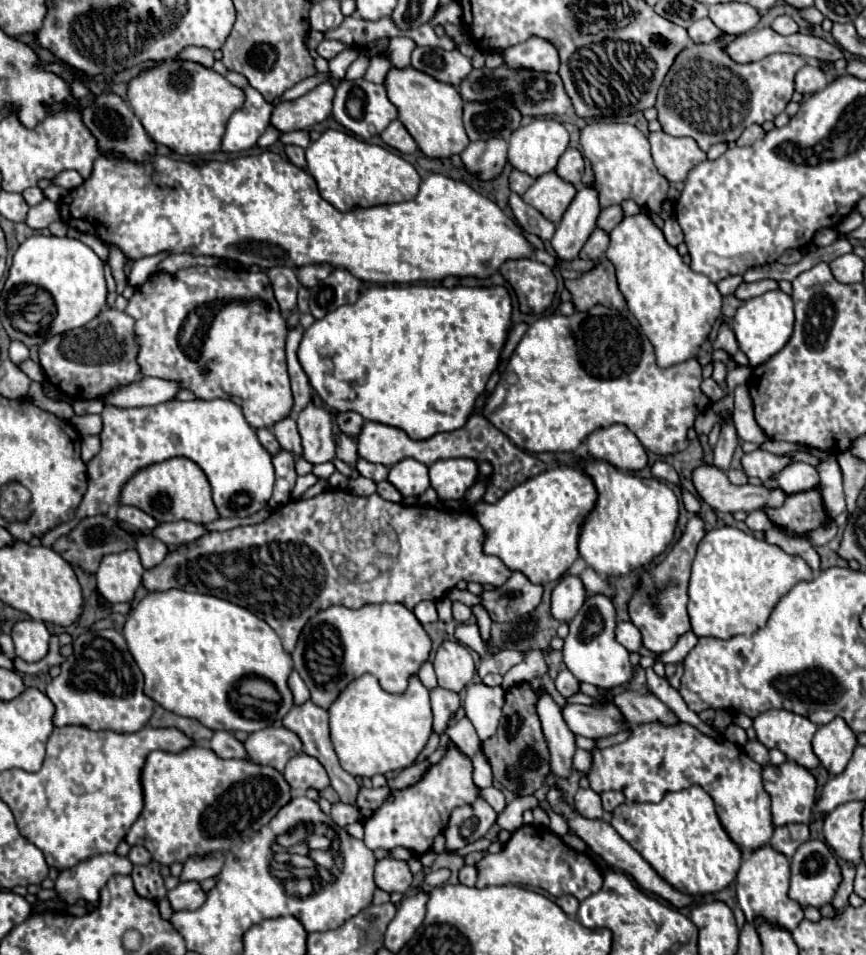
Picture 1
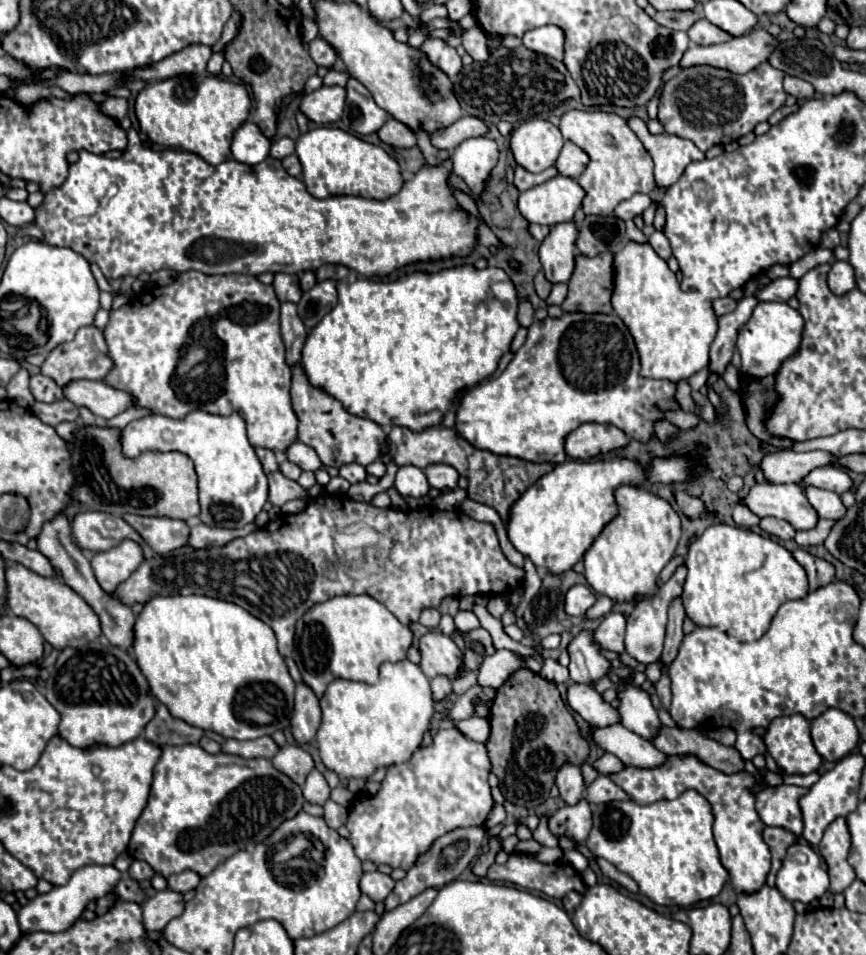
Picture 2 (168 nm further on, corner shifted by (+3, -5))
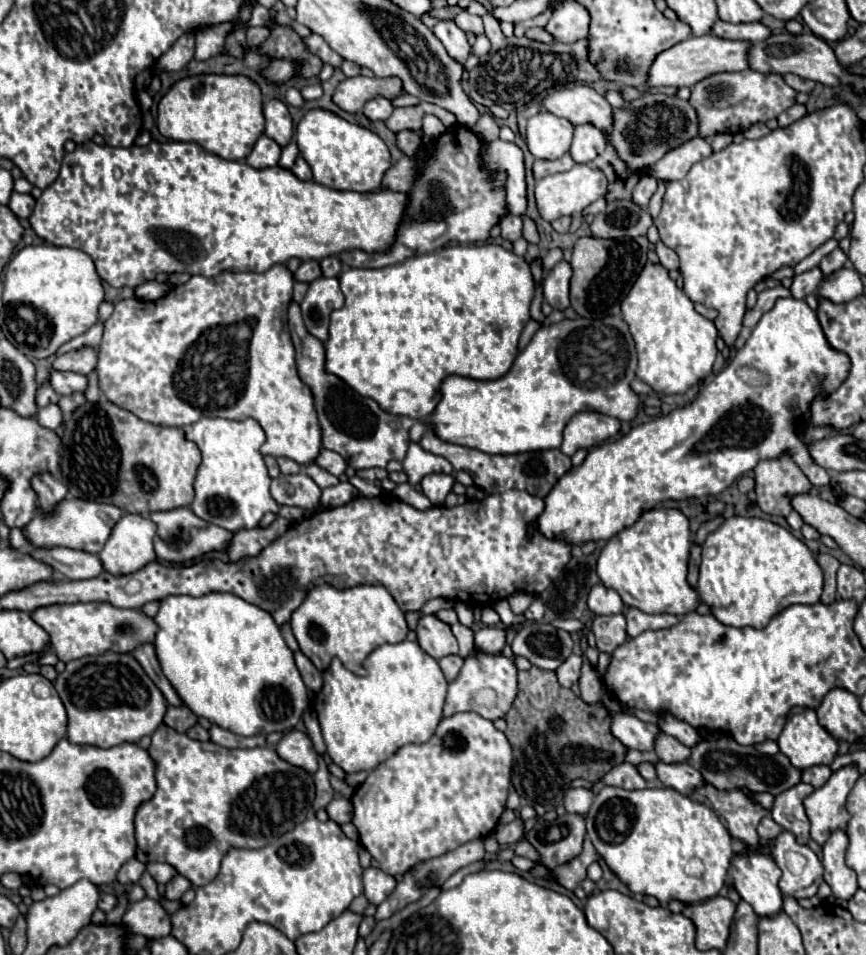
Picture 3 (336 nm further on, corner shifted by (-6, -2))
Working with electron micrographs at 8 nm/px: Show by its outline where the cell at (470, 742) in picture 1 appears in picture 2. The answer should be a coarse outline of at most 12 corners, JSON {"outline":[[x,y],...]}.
{"outline":[[470,718],[456,724],[464,736],[486,742],[488,718]]}

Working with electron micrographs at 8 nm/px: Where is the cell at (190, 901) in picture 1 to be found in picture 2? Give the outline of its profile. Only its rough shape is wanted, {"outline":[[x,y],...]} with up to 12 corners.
{"outline":[[172,890],[156,892],[142,904],[146,930],[162,932],[184,912]]}

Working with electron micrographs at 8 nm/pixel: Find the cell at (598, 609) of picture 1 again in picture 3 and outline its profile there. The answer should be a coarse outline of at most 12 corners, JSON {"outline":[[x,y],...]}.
{"outline":[[663,731],[655,753],[665,763],[689,761],[689,747]]}

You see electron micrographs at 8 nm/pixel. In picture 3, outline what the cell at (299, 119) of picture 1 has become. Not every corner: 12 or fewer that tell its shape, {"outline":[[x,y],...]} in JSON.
{"outline":[[345,79],[333,103],[357,113],[377,95],[391,99],[403,93],[399,79]]}

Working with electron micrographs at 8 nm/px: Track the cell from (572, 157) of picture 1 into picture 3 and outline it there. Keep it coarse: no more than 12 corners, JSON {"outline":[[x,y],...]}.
{"outline":[[589,125],[575,127],[569,149],[575,163],[591,163],[605,137]]}

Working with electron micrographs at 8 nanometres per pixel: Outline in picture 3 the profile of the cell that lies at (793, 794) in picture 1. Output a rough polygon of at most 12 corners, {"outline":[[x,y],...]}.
{"outline":[[807,783],[775,797],[771,817],[809,841],[809,817],[803,799],[813,791]]}

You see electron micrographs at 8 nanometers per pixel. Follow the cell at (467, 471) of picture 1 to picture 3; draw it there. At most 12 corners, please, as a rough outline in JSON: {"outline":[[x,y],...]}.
{"outline":[[409,445],[403,461],[411,485],[431,473],[453,475],[445,457]]}

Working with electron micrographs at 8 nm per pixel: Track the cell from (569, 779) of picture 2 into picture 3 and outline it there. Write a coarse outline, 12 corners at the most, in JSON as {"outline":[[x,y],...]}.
{"outline":[[571,789],[565,795],[569,813],[585,815],[593,805],[593,791]]}

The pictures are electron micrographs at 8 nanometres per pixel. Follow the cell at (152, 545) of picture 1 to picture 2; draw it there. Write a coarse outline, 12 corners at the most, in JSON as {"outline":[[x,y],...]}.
{"outline":[[78,512],[70,534],[80,550],[110,550],[124,538],[144,544],[124,518]]}

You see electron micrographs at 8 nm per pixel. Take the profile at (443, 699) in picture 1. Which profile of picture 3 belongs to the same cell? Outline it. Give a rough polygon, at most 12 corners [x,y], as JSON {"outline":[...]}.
{"outline":[[447,655],[439,661],[445,679],[457,679],[463,667],[459,655]]}

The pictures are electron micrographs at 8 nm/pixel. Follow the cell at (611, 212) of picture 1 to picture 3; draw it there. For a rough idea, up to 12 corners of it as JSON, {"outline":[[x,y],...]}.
{"outline":[[653,175],[637,183],[633,203],[647,209],[651,195],[657,189]]}

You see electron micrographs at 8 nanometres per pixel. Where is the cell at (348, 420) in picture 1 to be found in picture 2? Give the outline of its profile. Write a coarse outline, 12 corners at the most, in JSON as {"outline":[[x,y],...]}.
{"outline":[[290,368],[298,440],[324,466],[368,466],[388,450],[380,424],[346,412]]}

